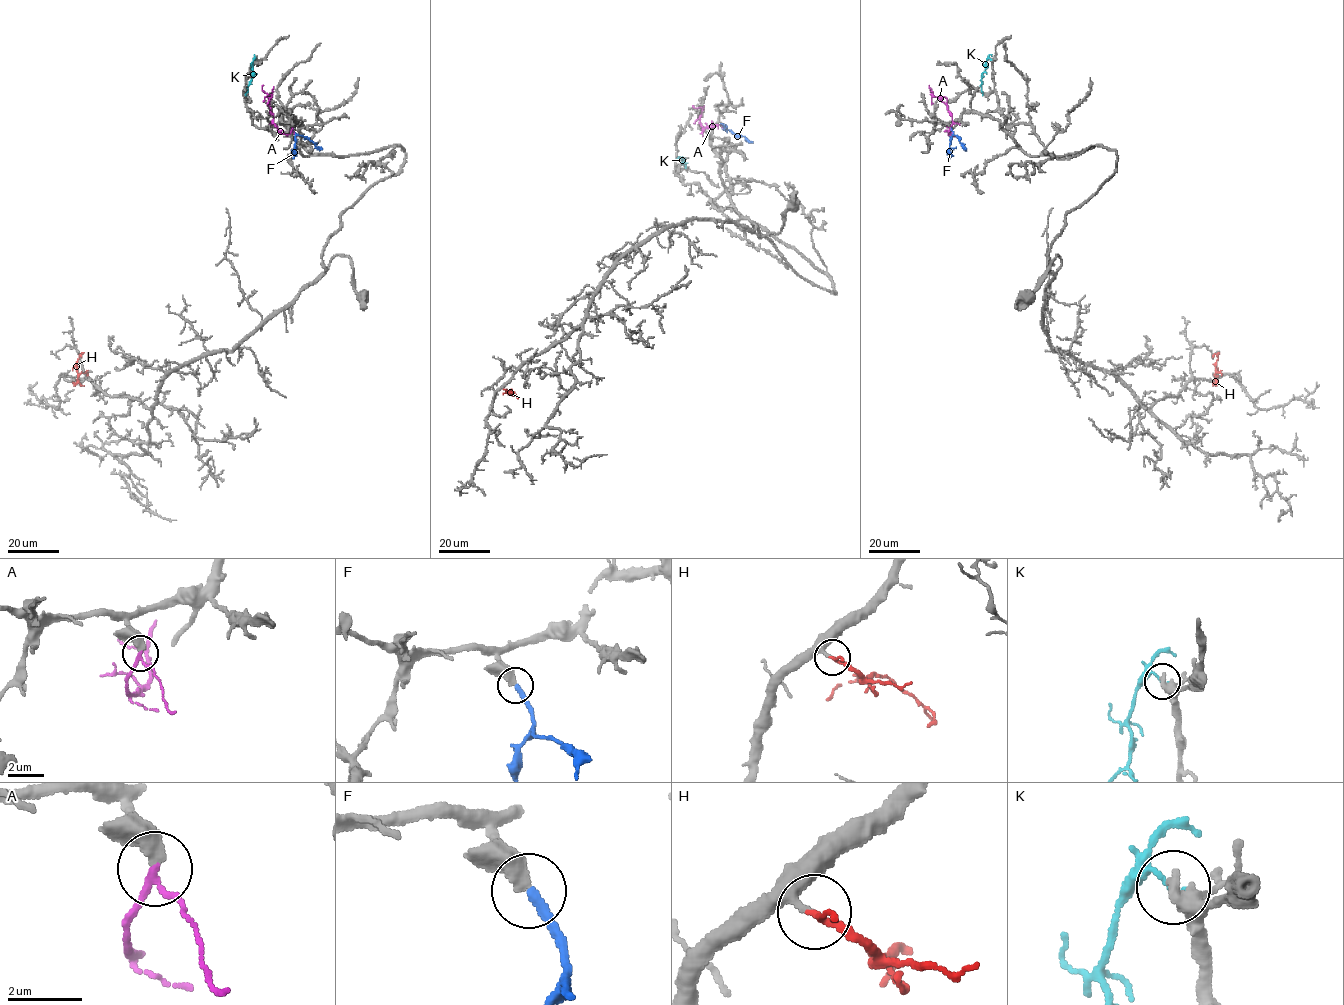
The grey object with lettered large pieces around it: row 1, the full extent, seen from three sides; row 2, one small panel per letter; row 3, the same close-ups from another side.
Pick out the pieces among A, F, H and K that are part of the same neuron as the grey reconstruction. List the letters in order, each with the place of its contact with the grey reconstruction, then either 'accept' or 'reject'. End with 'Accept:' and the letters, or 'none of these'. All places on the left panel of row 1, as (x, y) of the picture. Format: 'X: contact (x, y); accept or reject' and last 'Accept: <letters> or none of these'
A: contact (292, 128); reject
F: contact (292, 128); accept
H: contact (73, 382); accept
K: contact (255, 59); reject
Accept: F, H

